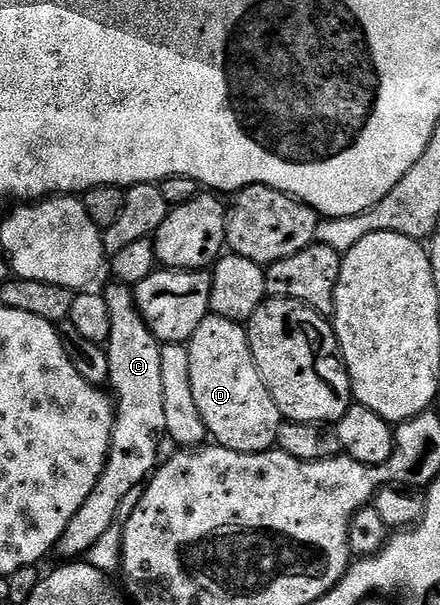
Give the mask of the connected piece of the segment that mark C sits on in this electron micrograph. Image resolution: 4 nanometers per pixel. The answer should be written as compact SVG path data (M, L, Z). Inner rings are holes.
M111 282L105 288L102 288L102 295L106 298L106 306L110 306L110 338L107 342L108 357L110 358L110 378L108 384L114 393L114 407L116 410L116 421L112 427L112 441L108 451L108 461L94 486L90 490L90 498L78 506L78 514L70 518L62 538L58 538L54 549L55 555L64 557L65 561L72 562L77 558L83 557L118 522L118 506L126 499L126 494L130 490L141 487L156 471L161 463L160 447L163 446L168 431L166 430L166 389L162 386L162 345L157 340L156 335L146 326L142 314L138 310L136 294L131 284L121 284Z

